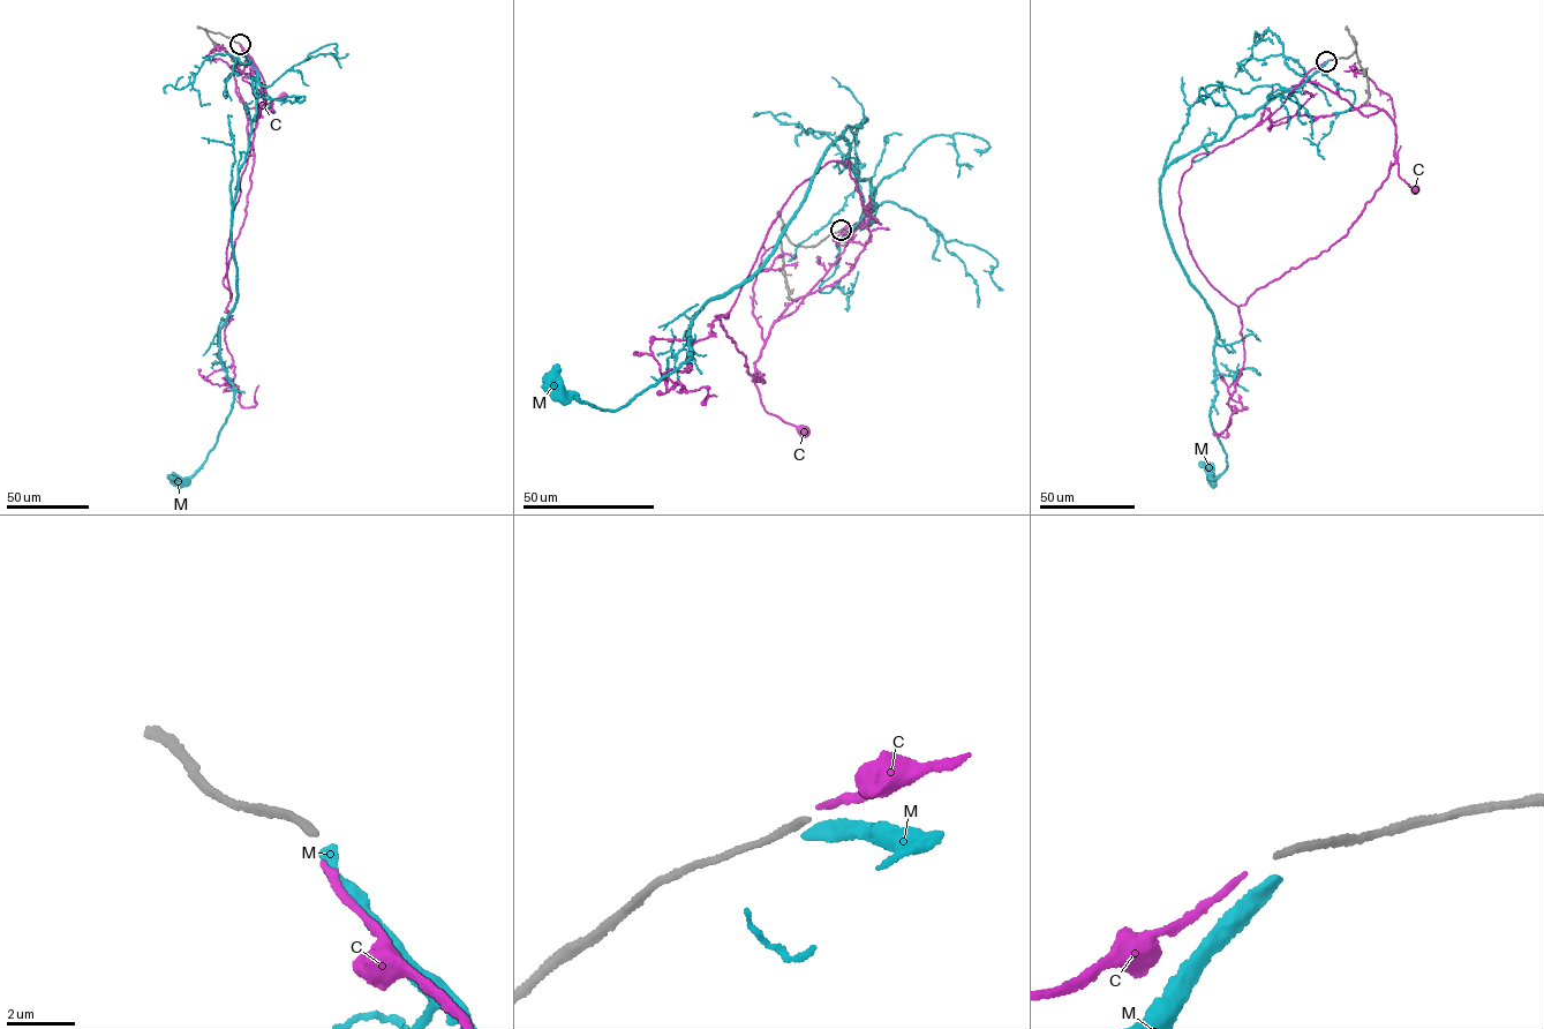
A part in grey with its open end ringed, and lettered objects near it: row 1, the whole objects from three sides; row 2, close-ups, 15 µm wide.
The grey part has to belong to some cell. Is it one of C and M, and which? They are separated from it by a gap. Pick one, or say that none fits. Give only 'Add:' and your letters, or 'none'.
Add: C

